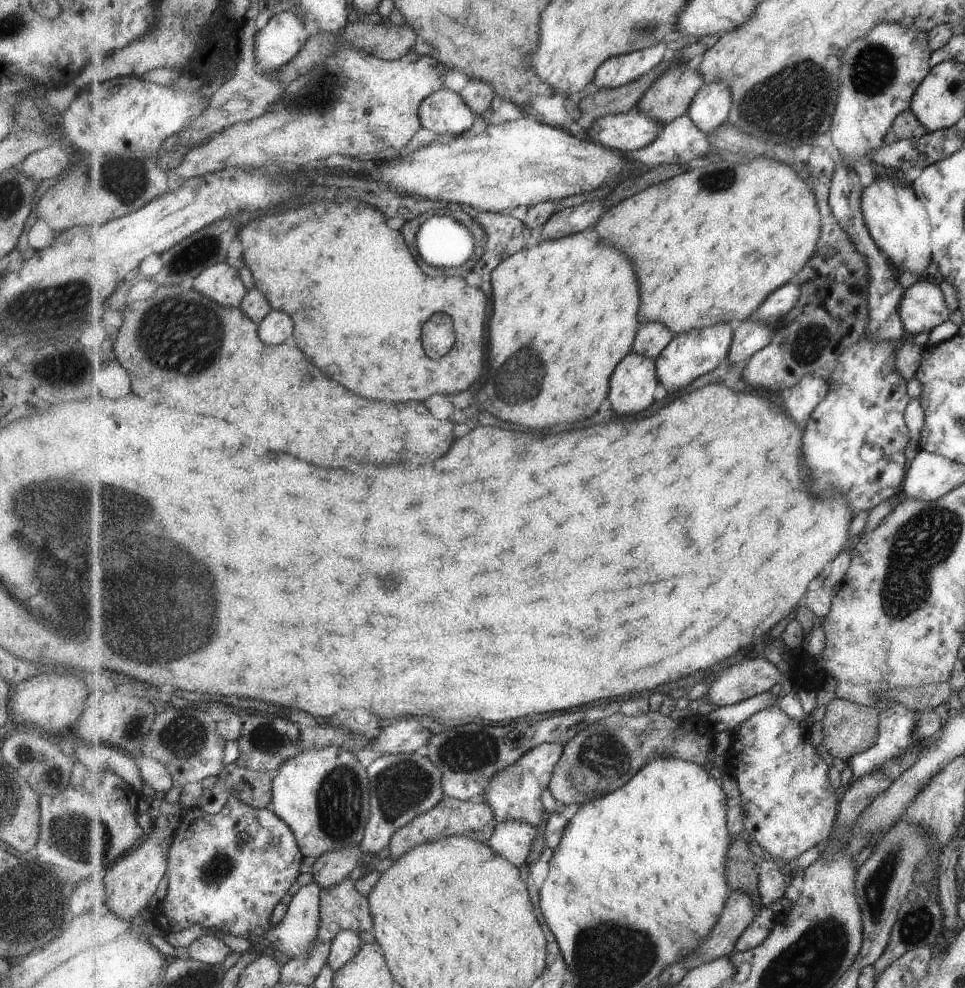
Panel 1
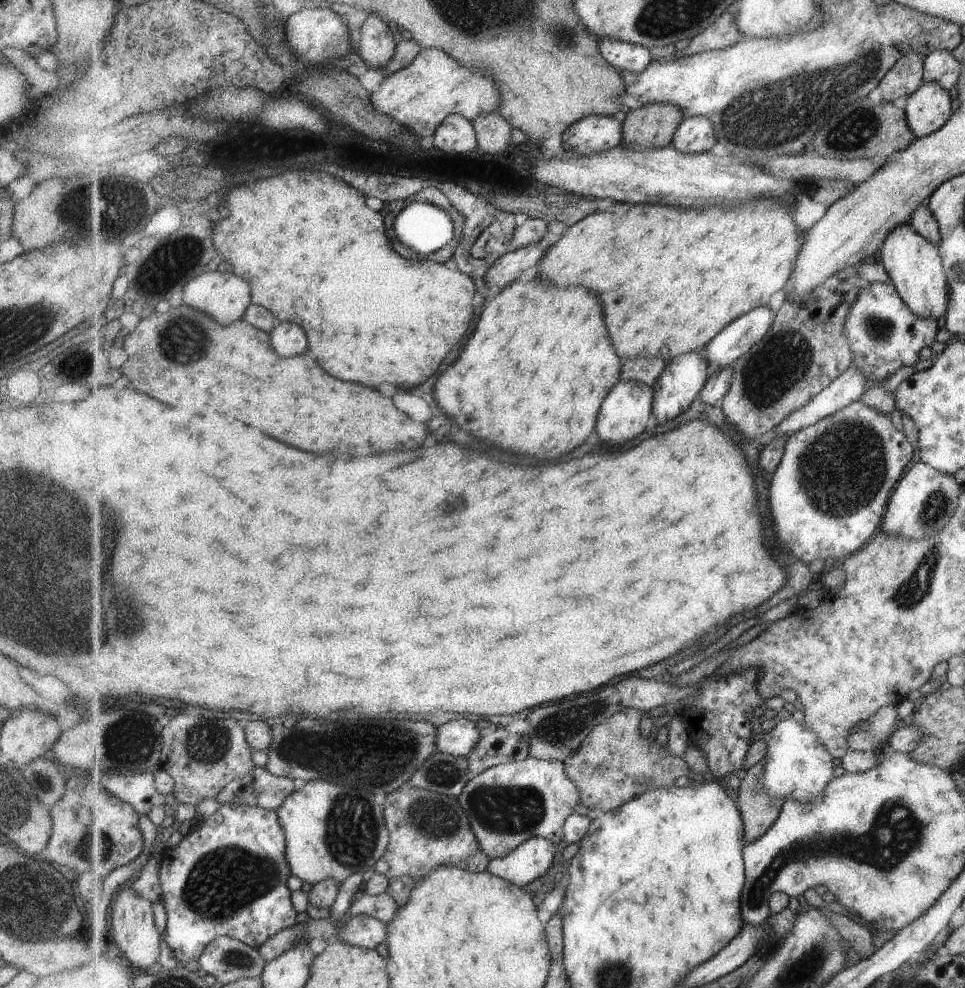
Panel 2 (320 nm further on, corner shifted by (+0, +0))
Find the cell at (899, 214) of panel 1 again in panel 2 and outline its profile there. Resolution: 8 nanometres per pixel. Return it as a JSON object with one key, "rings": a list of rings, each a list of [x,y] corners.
{"rings":[[[903,223],[891,231],[882,244],[878,258],[887,269],[895,290],[913,314],[919,318],[934,318],[936,321],[943,316],[949,304],[947,288],[945,288],[948,282],[941,256],[929,240],[917,234],[908,223]]]}

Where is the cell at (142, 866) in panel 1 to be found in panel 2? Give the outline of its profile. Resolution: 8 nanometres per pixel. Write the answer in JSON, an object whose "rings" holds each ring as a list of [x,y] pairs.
{"rings":[[[130,883],[117,894],[108,923],[101,929],[113,949],[125,957],[137,972],[151,968],[155,962],[160,962],[161,949],[164,945],[162,931],[156,922],[154,904],[145,900],[129,888]]]}

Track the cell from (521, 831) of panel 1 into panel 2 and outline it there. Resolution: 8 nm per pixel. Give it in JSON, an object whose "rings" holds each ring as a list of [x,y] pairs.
{"rings":[[[533,837],[504,857],[491,859],[487,871],[517,886],[527,886],[547,874],[553,866],[555,854],[557,845],[552,840]]]}

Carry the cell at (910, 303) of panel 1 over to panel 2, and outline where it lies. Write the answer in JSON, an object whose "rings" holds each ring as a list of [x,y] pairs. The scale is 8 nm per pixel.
{"rings":[[[874,282],[862,288],[851,307],[846,333],[854,352],[852,366],[868,380],[885,382],[899,366],[911,366],[921,348],[929,347],[937,334],[937,321],[913,314],[895,290],[893,282]]]}

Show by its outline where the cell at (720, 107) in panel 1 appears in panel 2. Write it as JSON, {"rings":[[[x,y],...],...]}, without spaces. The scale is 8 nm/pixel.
{"rings":[[[694,116],[685,119],[674,134],[672,145],[684,153],[709,153],[718,142],[711,119]]]}

